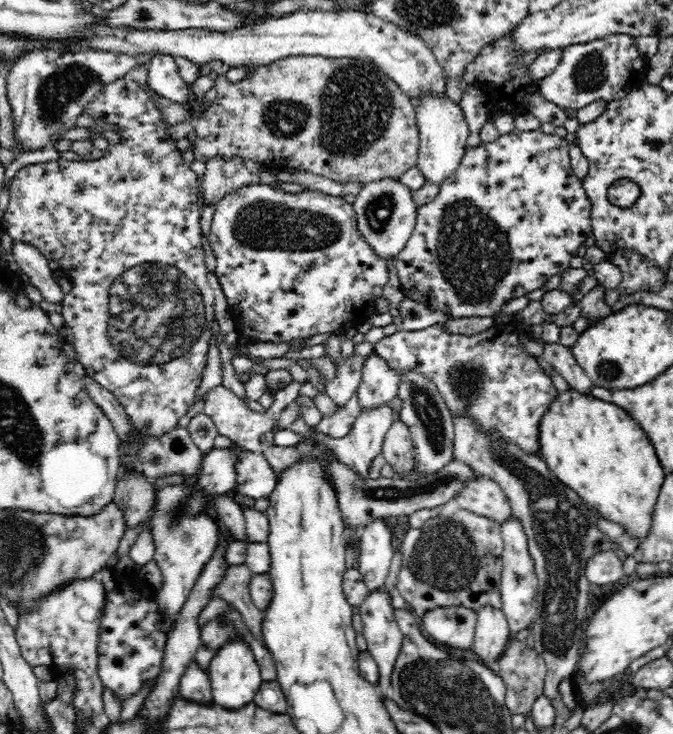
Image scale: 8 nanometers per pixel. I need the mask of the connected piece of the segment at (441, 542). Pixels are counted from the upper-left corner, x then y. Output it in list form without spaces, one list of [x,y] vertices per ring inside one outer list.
[[[457,509],[452,516],[437,515],[428,519],[420,528],[410,527],[404,535],[401,551],[402,565],[396,590],[416,617],[441,606],[464,606],[477,612],[483,606],[490,605],[501,610],[503,538],[498,521],[464,509]]]

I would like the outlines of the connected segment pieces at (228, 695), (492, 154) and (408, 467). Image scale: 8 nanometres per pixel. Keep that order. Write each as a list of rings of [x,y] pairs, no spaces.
[[[232,640],[215,651],[207,671],[213,702],[229,709],[240,709],[251,704],[256,692],[263,684],[260,668],[248,643],[243,640]]]
[[[514,129],[512,132],[504,135],[500,135],[497,139],[493,141],[482,143],[477,147],[472,149],[468,149],[464,156],[462,157],[461,163],[458,165],[458,168],[455,170],[454,175],[451,175],[446,181],[442,181],[440,184],[440,192],[438,192],[437,198],[434,198],[432,202],[429,204],[418,207],[418,216],[416,216],[416,226],[414,227],[412,236],[406,247],[399,253],[396,261],[396,272],[399,276],[401,290],[404,296],[411,298],[416,302],[422,302],[429,308],[435,311],[442,311],[443,313],[447,313],[451,315],[452,318],[469,318],[469,317],[495,317],[498,312],[501,313],[502,304],[506,304],[508,300],[512,300],[512,298],[520,298],[520,296],[527,296],[529,292],[536,290],[537,288],[541,288],[543,284],[554,274],[558,274],[559,272],[563,273],[566,270],[570,270],[570,260],[576,257],[578,254],[581,254],[584,248],[592,243],[593,231],[591,230],[591,203],[590,199],[586,195],[586,190],[583,188],[582,179],[576,177],[576,173],[574,173],[574,169],[571,165],[571,158],[569,155],[568,142],[564,137],[560,137],[556,135],[556,133],[546,134],[544,131],[540,129],[536,129],[533,131],[519,131],[518,129]]]
[[[396,418],[392,426],[386,431],[382,455],[386,463],[392,466],[393,471],[401,478],[414,468],[414,443],[410,429],[402,420]]]

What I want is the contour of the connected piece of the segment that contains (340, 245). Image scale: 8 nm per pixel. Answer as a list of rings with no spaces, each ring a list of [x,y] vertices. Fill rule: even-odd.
[[[257,183],[240,188],[228,194],[216,206],[214,219],[211,223],[211,231],[208,234],[210,248],[216,256],[215,275],[227,300],[227,308],[234,321],[238,334],[248,341],[264,342],[292,342],[296,338],[308,338],[314,334],[326,334],[326,332],[339,333],[351,324],[357,324],[364,320],[378,297],[382,294],[382,288],[388,284],[388,267],[386,260],[376,255],[366,239],[358,230],[356,224],[356,211],[353,205],[346,203],[344,199],[336,196],[328,196],[318,191],[305,191],[298,194],[288,194],[281,190],[273,189],[268,185]]]

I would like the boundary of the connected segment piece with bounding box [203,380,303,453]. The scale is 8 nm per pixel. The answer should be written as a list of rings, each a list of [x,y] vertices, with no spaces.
[[[293,380],[282,390],[277,391],[275,401],[270,408],[267,408],[265,413],[258,413],[251,410],[244,404],[242,399],[221,384],[210,389],[205,394],[203,412],[212,418],[212,422],[214,422],[219,434],[232,439],[238,446],[249,450],[249,452],[261,453],[268,443],[268,436],[272,431],[274,420],[279,418],[279,414],[290,402],[298,398],[298,390],[300,390],[302,384],[303,383]]]

